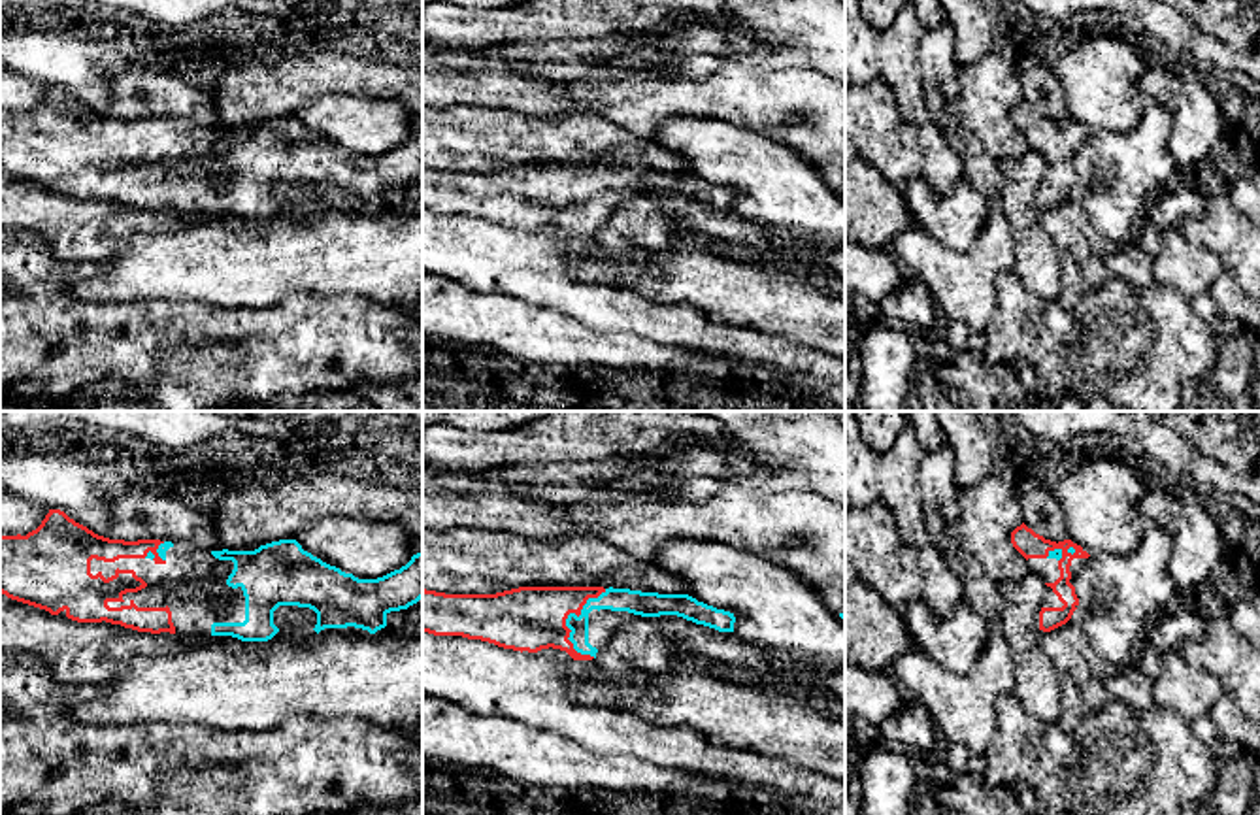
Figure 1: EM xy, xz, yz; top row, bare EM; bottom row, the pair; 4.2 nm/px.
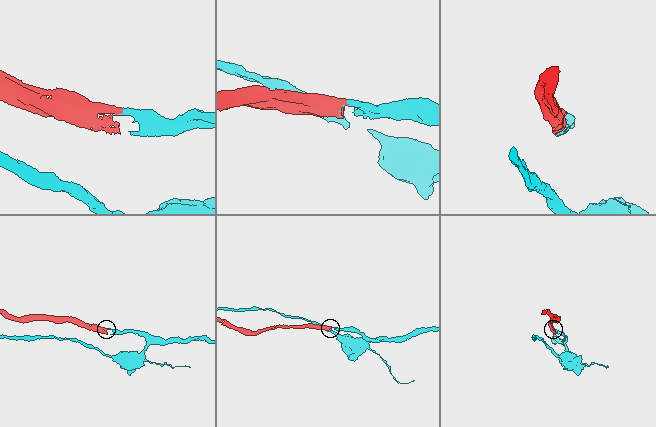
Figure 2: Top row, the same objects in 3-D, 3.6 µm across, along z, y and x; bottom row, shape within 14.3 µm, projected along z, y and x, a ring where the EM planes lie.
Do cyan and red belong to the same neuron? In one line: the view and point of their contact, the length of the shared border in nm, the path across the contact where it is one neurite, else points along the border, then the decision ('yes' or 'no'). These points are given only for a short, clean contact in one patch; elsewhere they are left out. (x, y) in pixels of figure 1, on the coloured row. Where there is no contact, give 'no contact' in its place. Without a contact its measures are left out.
meets cyan in xz at (570, 614); contact 300 nm long; runs through xz (613, 598), (595, 598), (570, 614), (530, 619); yes

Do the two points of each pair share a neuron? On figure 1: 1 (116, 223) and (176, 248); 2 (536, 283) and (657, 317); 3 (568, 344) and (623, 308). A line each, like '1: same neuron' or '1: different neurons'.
1: different neurons
2: same neuron
3: different neurons

